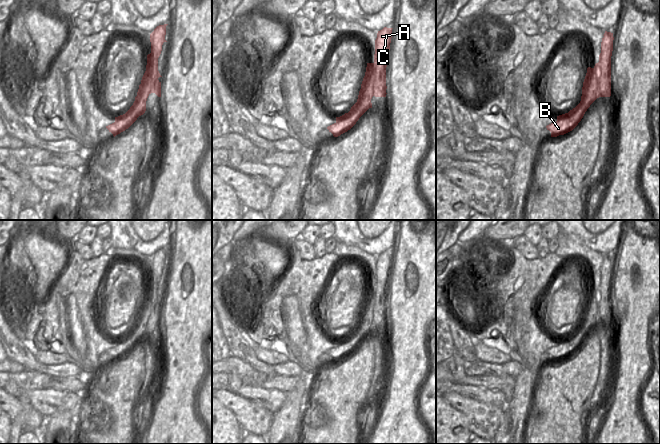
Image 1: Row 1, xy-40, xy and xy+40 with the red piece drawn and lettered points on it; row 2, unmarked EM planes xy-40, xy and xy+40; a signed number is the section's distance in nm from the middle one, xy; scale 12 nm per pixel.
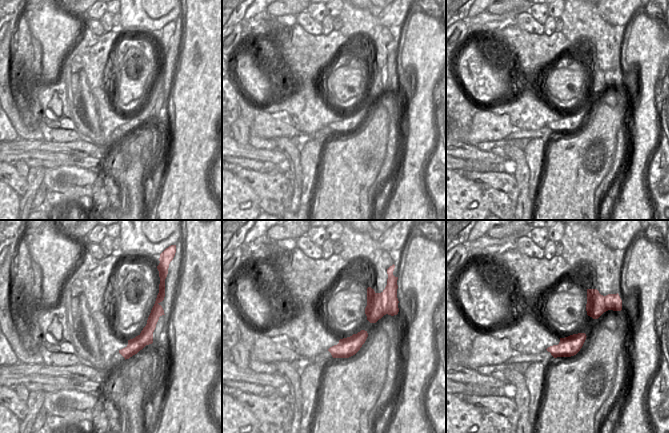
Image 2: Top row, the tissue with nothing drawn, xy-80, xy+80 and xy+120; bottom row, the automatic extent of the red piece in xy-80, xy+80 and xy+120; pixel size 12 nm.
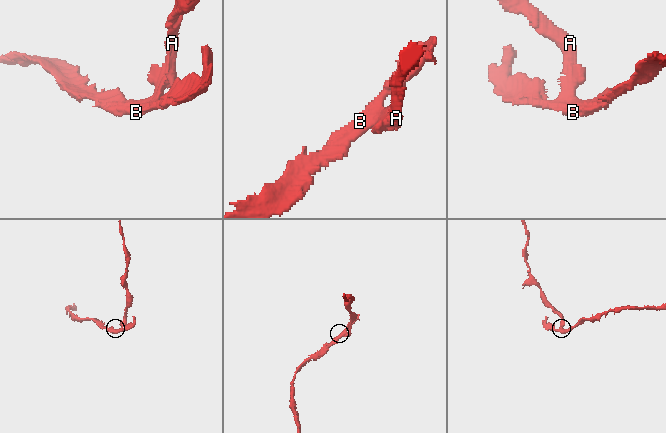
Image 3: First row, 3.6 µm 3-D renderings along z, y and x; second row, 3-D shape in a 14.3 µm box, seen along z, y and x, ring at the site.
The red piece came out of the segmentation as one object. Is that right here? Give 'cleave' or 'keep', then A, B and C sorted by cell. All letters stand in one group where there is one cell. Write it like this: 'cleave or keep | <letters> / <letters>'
cleave | A / B C

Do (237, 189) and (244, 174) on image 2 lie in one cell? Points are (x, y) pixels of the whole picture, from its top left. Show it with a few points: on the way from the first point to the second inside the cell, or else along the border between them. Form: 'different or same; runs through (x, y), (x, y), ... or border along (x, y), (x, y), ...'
different; border along (232, 171), (257, 196)

